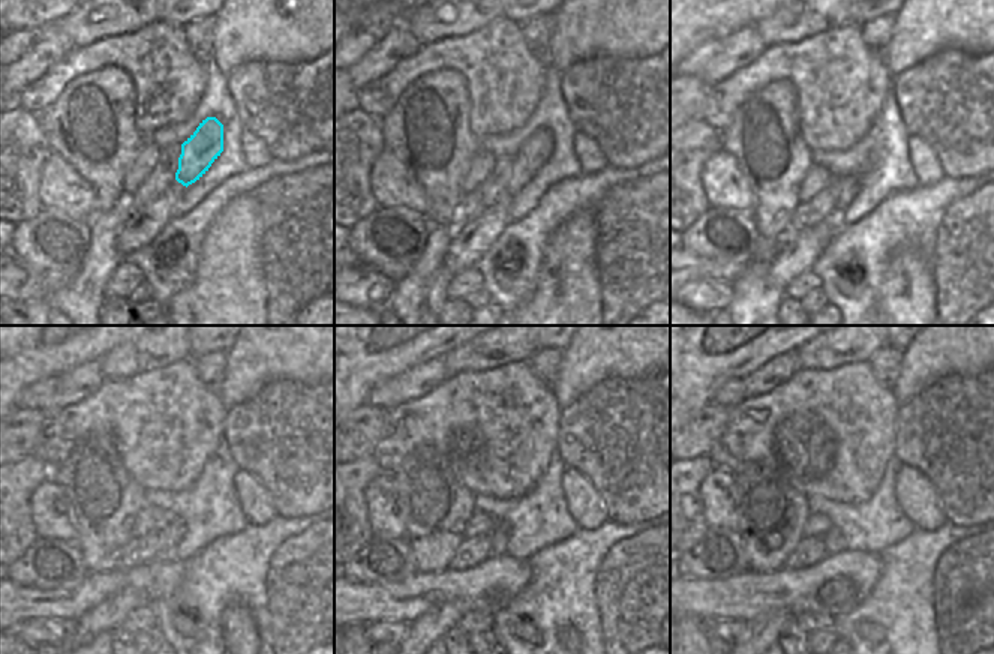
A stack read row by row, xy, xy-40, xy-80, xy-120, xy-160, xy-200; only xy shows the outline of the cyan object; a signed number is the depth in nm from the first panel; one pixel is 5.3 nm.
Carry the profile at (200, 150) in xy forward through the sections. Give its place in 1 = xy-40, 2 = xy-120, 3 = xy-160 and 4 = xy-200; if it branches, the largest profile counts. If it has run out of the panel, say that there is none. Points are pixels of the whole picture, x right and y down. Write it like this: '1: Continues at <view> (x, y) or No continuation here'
1: Continues at xy-40 (535, 150)
2: Continues at xy-120 (174, 531)
3: Continues at xy-160 (498, 542)
4: Continues at xy-200 (832, 540).

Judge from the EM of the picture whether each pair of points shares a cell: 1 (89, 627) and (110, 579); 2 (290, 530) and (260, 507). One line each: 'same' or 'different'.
1: different
2: different

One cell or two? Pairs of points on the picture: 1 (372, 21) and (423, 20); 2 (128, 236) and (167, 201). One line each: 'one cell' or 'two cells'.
1: two cells
2: one cell

